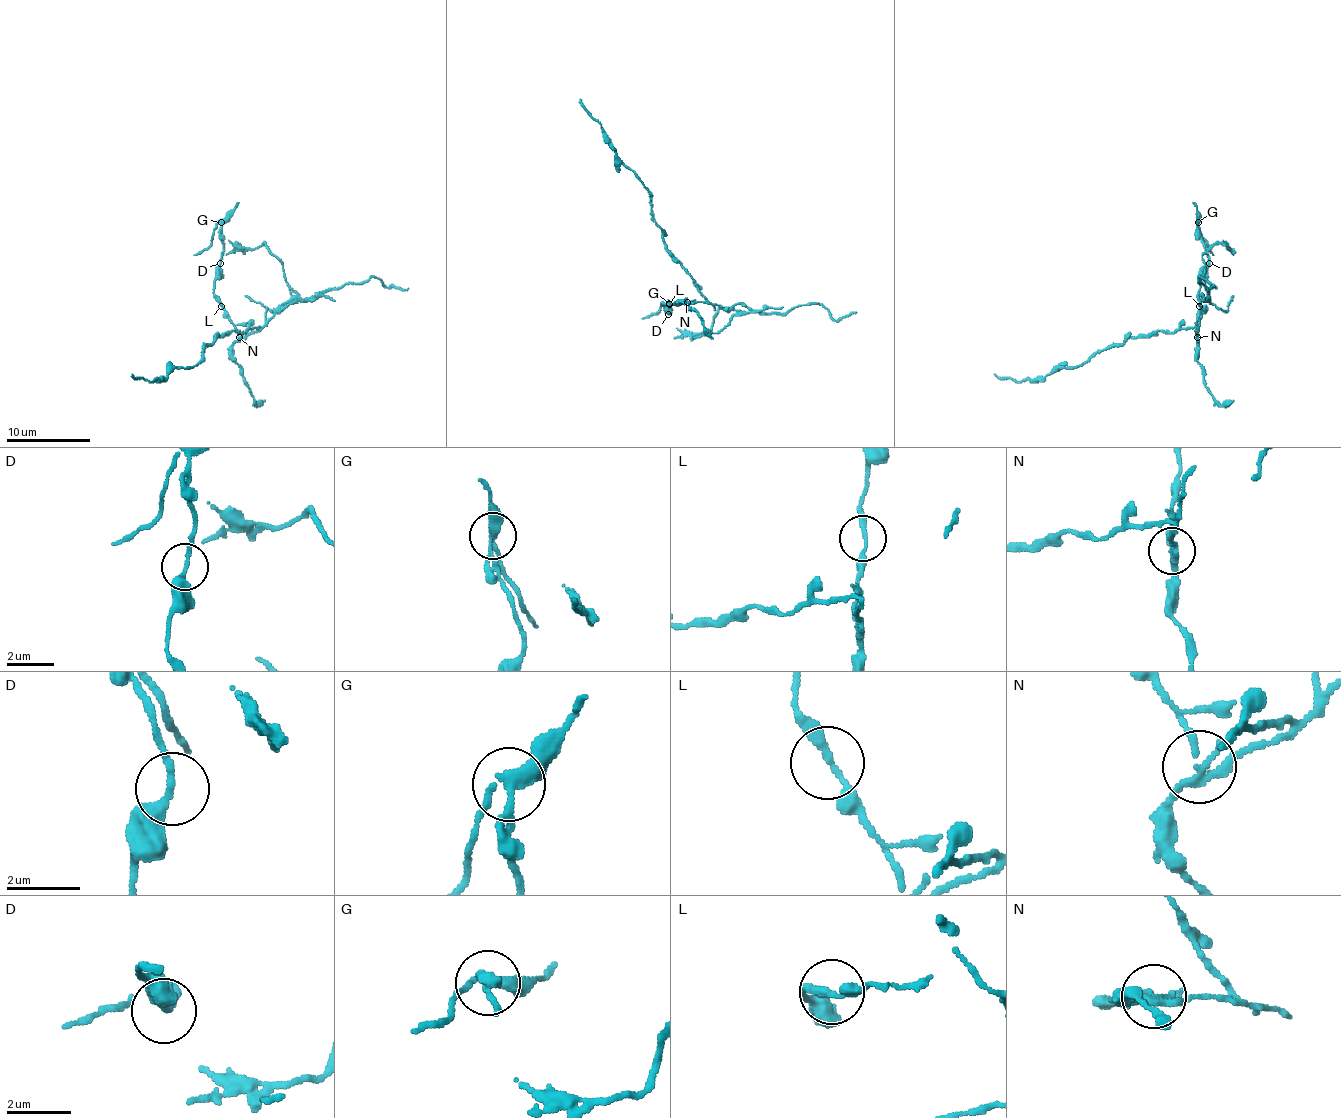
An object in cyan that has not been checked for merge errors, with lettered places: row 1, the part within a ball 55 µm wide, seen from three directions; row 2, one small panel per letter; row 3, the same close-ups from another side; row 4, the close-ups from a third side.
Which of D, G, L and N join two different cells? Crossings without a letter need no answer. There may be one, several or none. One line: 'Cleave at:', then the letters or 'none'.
Cleave at: G, N

